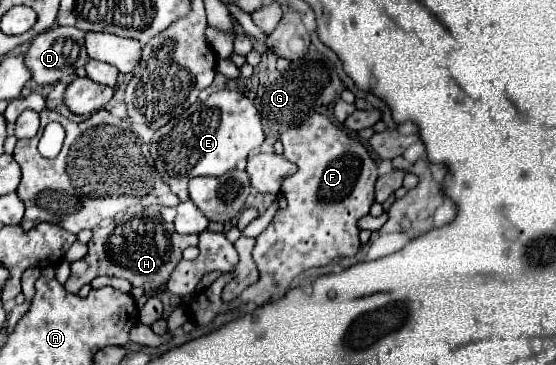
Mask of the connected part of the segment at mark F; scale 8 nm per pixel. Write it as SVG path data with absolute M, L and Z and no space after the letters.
M321 113L311 115L299 127L283 131L281 143L285 147L283 157L299 167L281 187L287 209L279 209L271 225L257 237L253 259L261 275L259 283L245 289L241 297L229 303L229 309L221 309L223 313L233 311L247 301L263 305L273 293L287 291L299 273L311 267L329 265L341 257L353 257L361 247L357 221L369 213L369 207L375 201L375 181L379 177L377 163L371 159L369 151L361 141L349 137Z

